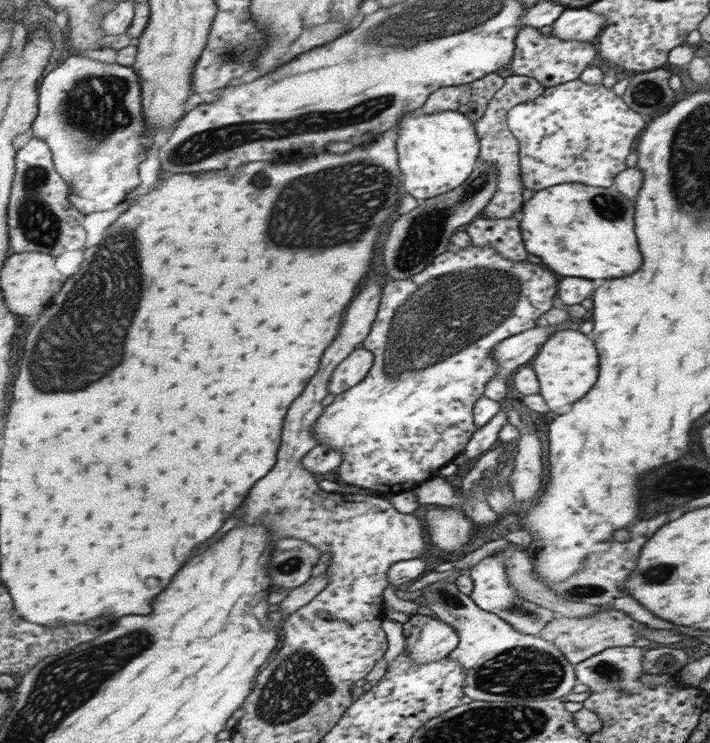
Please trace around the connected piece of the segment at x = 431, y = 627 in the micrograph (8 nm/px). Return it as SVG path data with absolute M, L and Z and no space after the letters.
M413 615L404 624L406 648L415 663L447 657L460 645L459 631L434 616Z

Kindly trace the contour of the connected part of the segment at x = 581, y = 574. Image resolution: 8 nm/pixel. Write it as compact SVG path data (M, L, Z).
M617 541L603 542L603 544L599 542L587 554L587 562L585 562L583 570L575 572L575 575L571 576L569 581L563 582L559 586L551 584L550 588L557 591L561 597L567 600L584 602L599 608L623 611L626 615L635 619L636 622L651 626L651 628L669 628L671 626L669 622L665 622L661 618L655 618L651 612L647 612L643 606L639 606L637 601L633 600L633 597L628 595L627 590L625 590L624 583L628 578L627 574L630 574L635 569L639 550L641 550L641 546L629 546L627 542L621 542L621 544Z

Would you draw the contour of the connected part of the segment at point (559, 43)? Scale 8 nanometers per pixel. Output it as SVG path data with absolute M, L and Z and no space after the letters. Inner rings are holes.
M525 26L516 39L512 75L523 75L539 80L546 88L575 81L583 68L595 58L595 48L589 41L567 40L553 33L543 34L536 28Z

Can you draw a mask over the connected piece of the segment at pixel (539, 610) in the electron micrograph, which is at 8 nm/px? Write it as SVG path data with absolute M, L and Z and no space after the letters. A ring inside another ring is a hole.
M489 556L478 562L468 572L474 581L474 592L470 595L472 599L484 610L497 614L500 618L507 620L507 623L525 634L538 635L550 625L558 616L555 612L548 610L545 606L539 606L535 602L529 602L521 598L508 582L507 569L504 566L504 559Z

